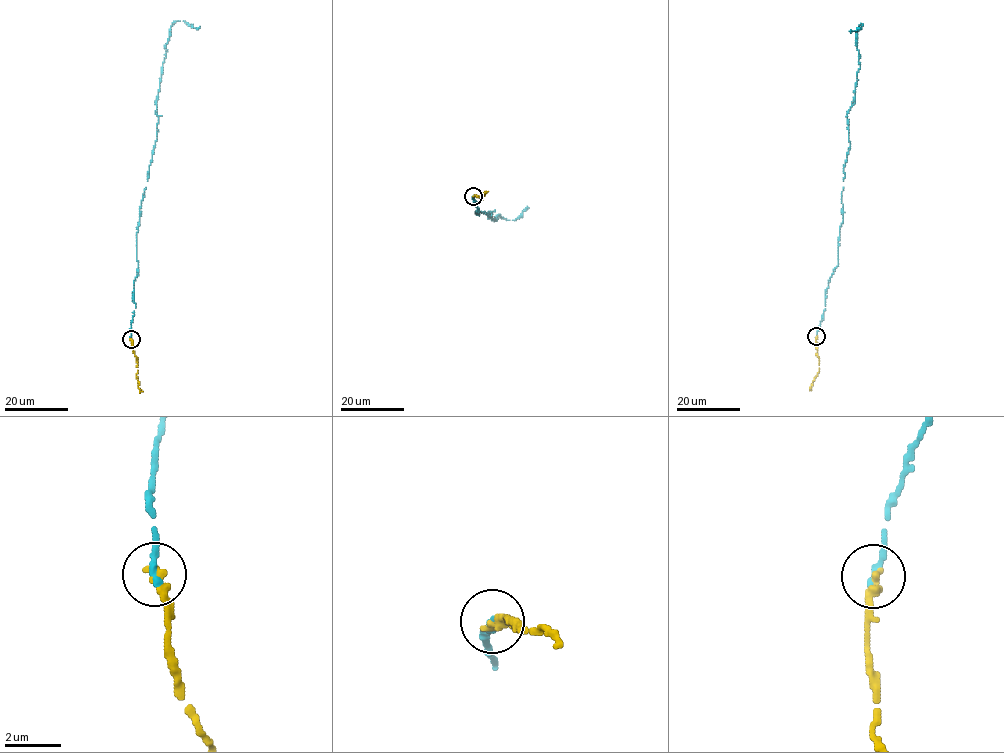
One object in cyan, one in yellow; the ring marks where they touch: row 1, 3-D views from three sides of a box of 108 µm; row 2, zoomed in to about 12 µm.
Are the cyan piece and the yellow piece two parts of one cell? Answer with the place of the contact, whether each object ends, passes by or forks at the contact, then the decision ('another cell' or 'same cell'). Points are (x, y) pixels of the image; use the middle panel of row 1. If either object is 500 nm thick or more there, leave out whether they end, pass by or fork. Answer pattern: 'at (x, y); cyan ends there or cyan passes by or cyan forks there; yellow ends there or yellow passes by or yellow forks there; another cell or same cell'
at (473, 196); cyan ends there; yellow ends there; same cell

